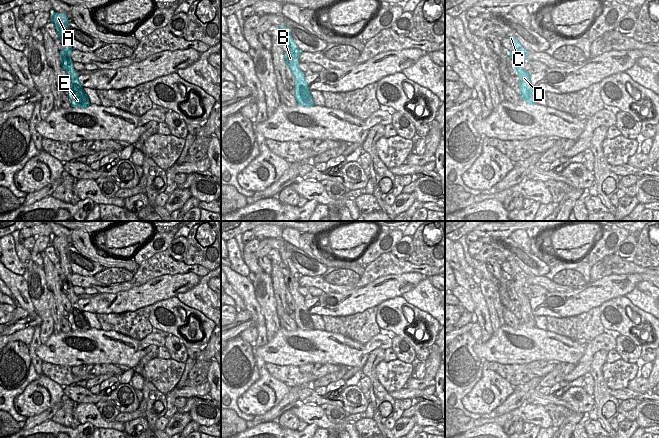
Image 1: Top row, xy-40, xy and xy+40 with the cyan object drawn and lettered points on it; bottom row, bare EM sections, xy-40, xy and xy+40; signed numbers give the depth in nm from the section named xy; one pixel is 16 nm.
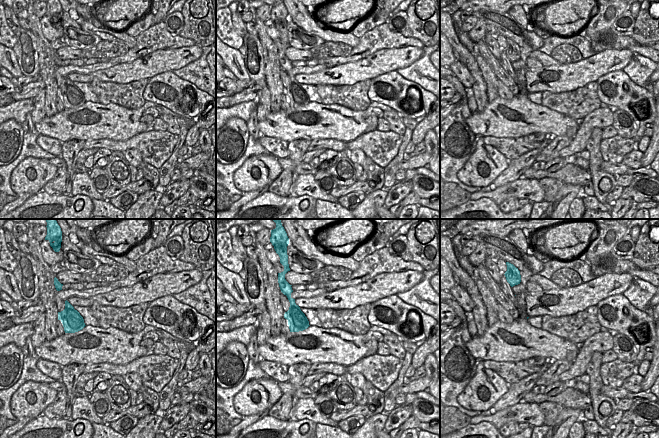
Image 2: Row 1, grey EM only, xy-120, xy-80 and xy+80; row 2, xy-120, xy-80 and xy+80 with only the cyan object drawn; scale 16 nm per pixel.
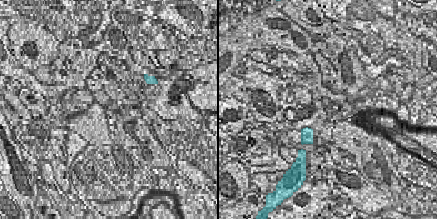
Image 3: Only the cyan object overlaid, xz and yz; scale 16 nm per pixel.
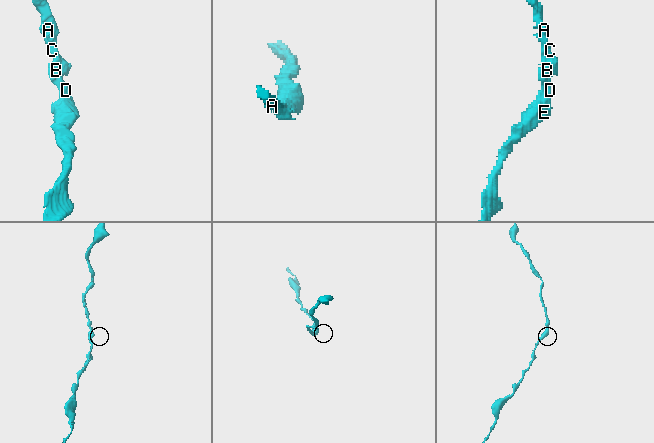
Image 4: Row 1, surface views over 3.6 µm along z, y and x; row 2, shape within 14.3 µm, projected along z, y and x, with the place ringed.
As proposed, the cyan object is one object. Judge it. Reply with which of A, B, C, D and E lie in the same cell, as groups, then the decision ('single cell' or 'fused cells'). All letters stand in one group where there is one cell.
A B C D E; single cell

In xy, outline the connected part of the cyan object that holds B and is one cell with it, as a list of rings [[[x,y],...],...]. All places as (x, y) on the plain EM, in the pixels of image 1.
[[[280,248],[279,253],[280,253],[282,262],[289,269],[289,274],[287,276],[284,276],[284,283],[295,302],[294,321],[297,325],[297,328],[300,328],[305,331],[313,330],[314,326],[310,318],[308,309],[305,305],[305,296],[302,296],[298,292],[299,279],[302,275],[294,267],[293,262],[290,259],[290,255],[285,249]]]

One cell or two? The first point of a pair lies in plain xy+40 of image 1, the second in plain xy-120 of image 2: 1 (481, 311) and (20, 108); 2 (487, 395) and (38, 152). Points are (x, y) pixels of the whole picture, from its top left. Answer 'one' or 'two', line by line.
1: two
2: two

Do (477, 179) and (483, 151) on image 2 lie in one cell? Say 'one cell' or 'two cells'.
one cell

